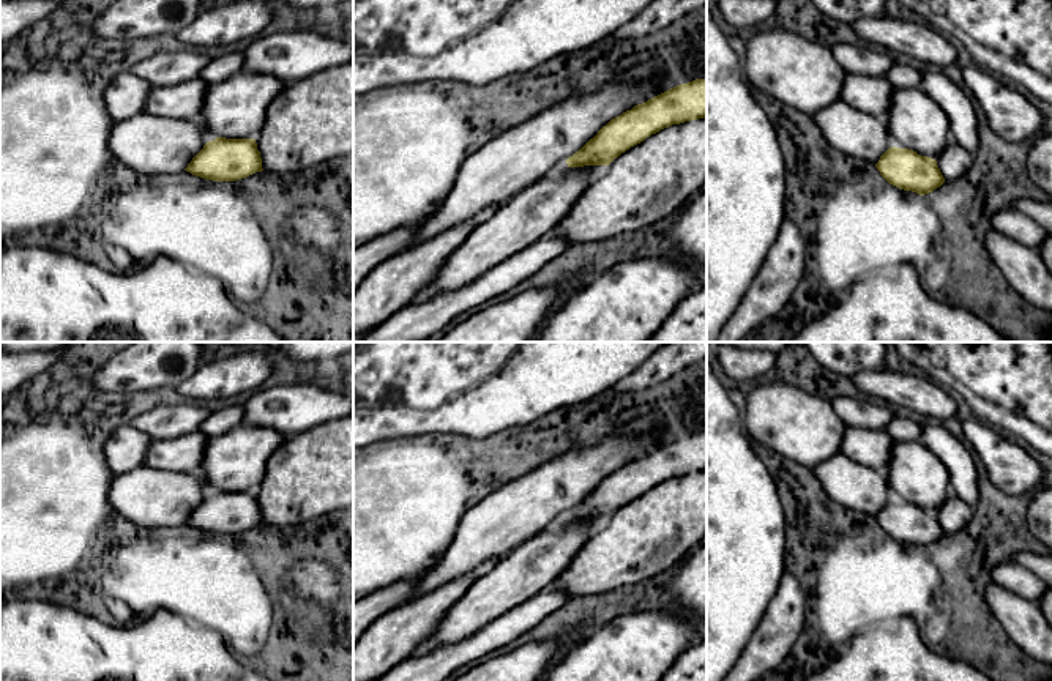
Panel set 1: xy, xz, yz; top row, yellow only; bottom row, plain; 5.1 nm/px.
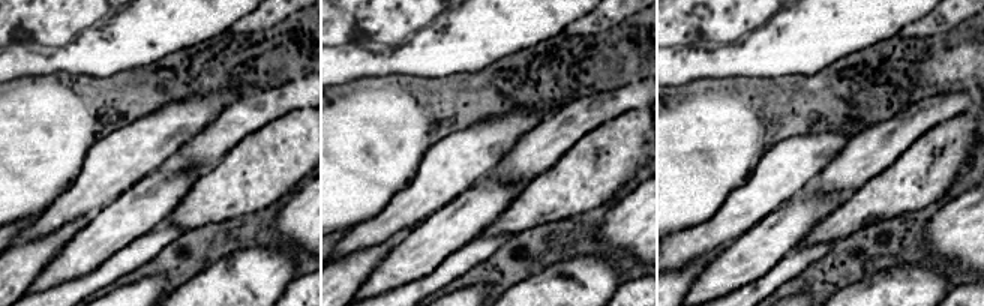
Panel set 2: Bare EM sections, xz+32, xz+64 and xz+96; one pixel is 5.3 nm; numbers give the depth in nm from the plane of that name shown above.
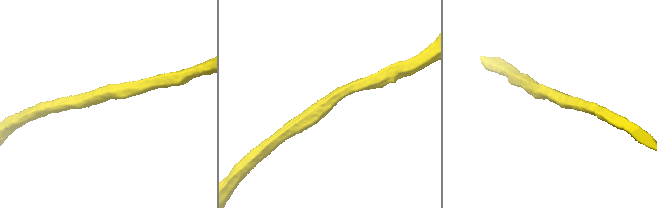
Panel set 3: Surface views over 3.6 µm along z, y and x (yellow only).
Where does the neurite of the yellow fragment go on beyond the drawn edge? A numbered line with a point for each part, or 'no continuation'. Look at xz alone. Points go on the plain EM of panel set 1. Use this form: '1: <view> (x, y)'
1: xz (562, 520)

